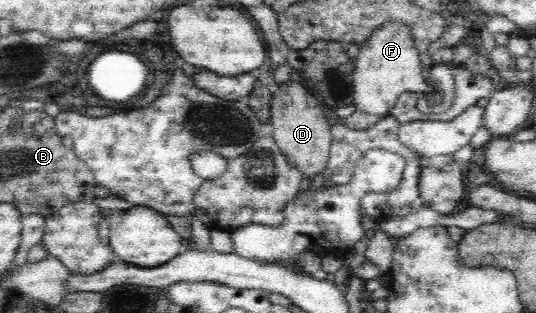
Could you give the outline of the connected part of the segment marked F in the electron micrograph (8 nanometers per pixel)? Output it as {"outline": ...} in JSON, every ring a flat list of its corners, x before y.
{"outline":[[390,22,377,29,369,42,360,48,355,61,352,88,355,111,378,116,378,119,391,117,391,111,400,95,412,91,426,91,427,80,422,75,418,55,406,24]]}

